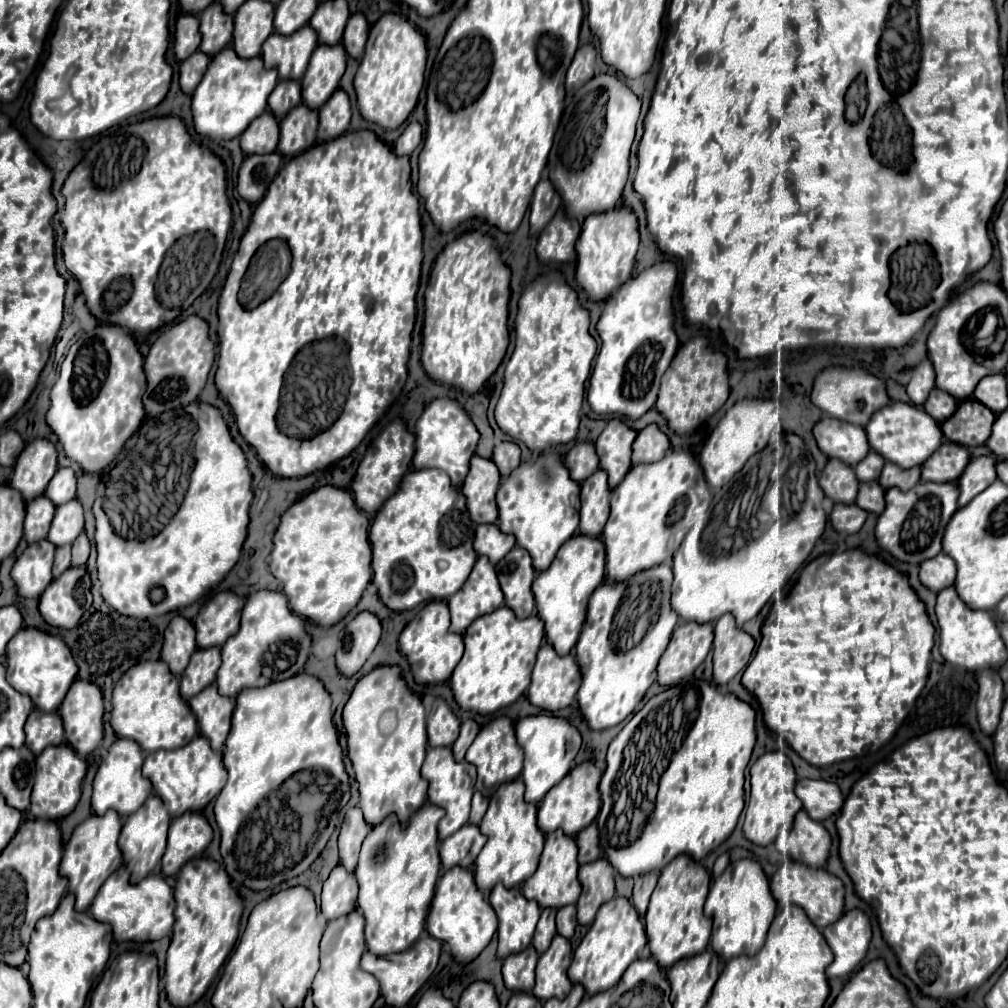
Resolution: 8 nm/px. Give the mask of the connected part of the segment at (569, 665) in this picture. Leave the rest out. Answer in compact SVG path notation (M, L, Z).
M542 645L532 669L528 701L544 711L556 713L572 705L580 687L580 669L572 655L560 657L552 645Z

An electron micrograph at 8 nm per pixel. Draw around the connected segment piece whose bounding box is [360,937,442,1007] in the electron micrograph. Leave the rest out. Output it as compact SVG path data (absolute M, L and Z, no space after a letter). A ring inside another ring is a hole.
M428 937L428 939L420 939L412 945L412 949L404 951L404 953L396 953L394 961L388 957L376 957L374 953L364 953L362 957L362 969L372 973L382 987L382 997L386 999L386 1003L390 1007L404 1007L412 1001L412 997L420 991L420 987L430 979L430 975L434 973L436 965L438 965L438 957L440 957L440 941Z

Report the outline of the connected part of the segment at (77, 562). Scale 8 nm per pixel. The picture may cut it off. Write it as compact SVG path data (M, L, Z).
M82 533L72 545L72 567L86 565L88 557L90 557L90 543L86 539L86 533Z

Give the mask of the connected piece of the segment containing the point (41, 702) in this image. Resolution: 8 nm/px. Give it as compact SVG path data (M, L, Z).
M26 627L12 637L6 649L6 667L8 667L8 683L20 691L26 693L34 707L44 713L54 713L62 705L70 685L74 683L78 675L76 661L68 649L68 645L58 635L48 635L44 631Z

